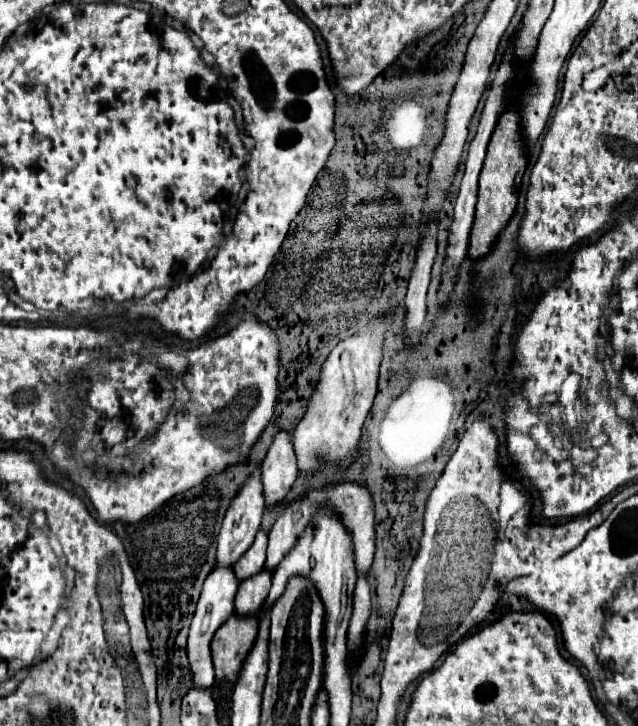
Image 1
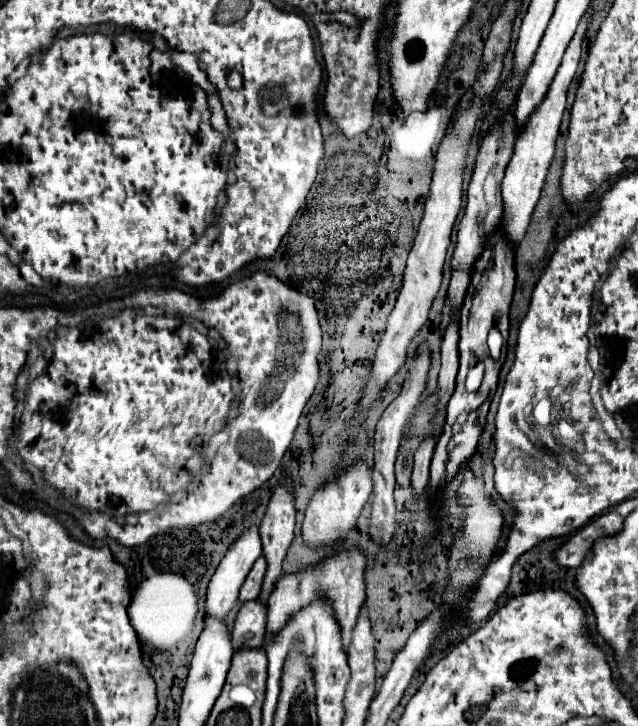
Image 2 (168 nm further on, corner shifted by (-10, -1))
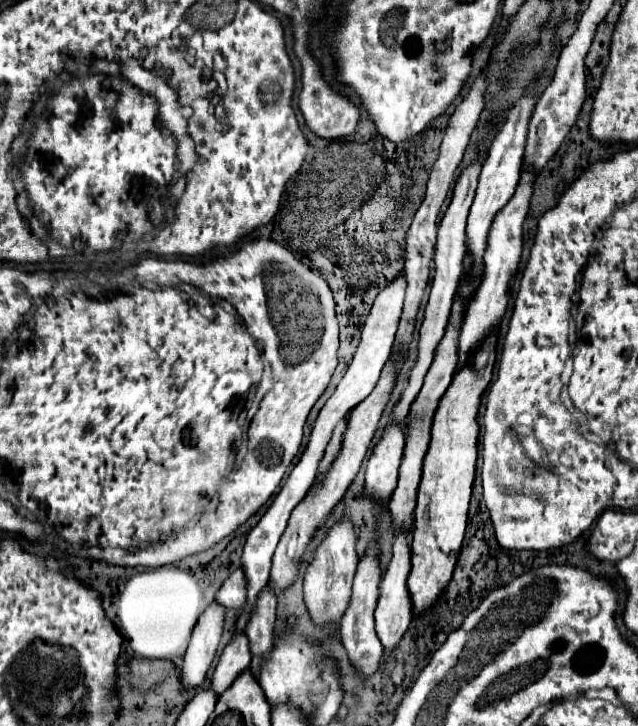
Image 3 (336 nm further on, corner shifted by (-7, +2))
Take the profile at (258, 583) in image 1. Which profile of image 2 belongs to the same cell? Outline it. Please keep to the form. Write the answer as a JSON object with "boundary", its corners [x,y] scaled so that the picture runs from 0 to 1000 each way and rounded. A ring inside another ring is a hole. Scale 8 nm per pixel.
{"boundary":[[[395,826],[392,832],[379,832],[367,868],[364,868],[364,890],[367,898],[379,893],[411,893],[414,884],[414,862],[417,860],[417,837]]]}

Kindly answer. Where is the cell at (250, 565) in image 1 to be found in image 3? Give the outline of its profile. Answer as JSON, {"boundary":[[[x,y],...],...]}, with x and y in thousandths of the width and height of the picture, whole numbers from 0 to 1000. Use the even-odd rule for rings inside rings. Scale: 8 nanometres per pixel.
{"boundary":[[[381,781],[368,784],[353,803],[346,806],[340,817],[340,828],[353,833],[356,839],[378,839],[381,828],[387,828],[387,795],[381,789]]]}

